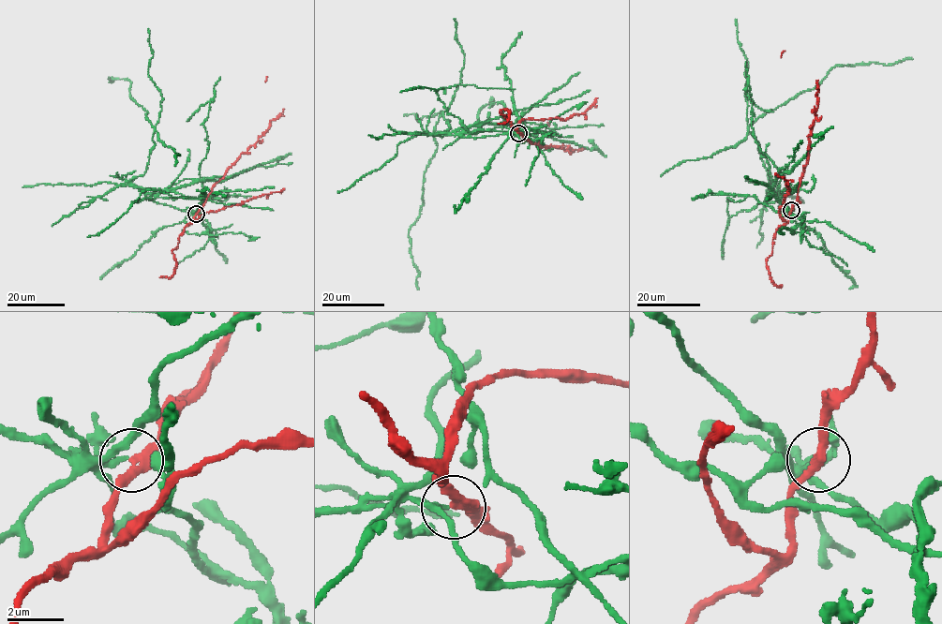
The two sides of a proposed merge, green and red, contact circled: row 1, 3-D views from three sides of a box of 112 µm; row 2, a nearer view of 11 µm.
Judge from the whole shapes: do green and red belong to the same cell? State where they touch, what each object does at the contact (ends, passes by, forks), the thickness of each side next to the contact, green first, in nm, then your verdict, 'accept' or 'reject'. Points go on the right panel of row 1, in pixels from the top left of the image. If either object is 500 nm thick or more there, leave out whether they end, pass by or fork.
(791, 210) | green ends | red passes by | 170/320 nm | reject

